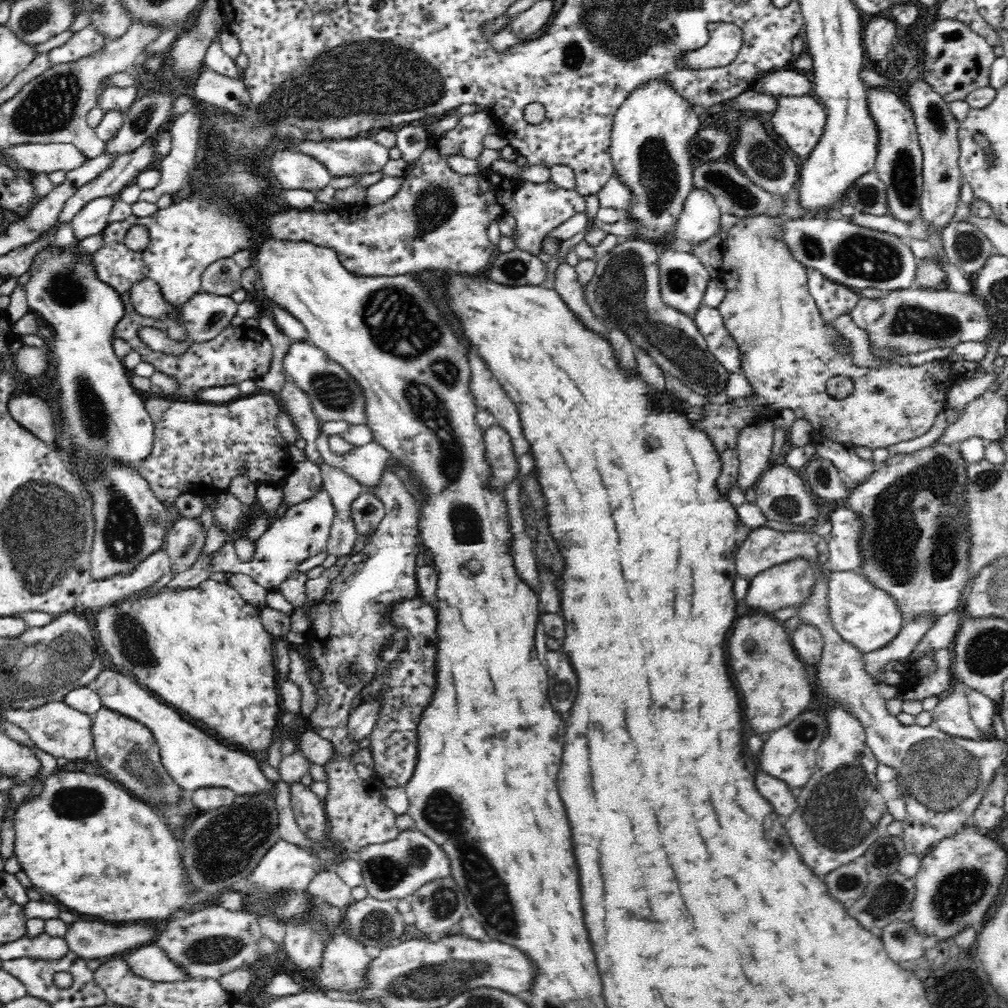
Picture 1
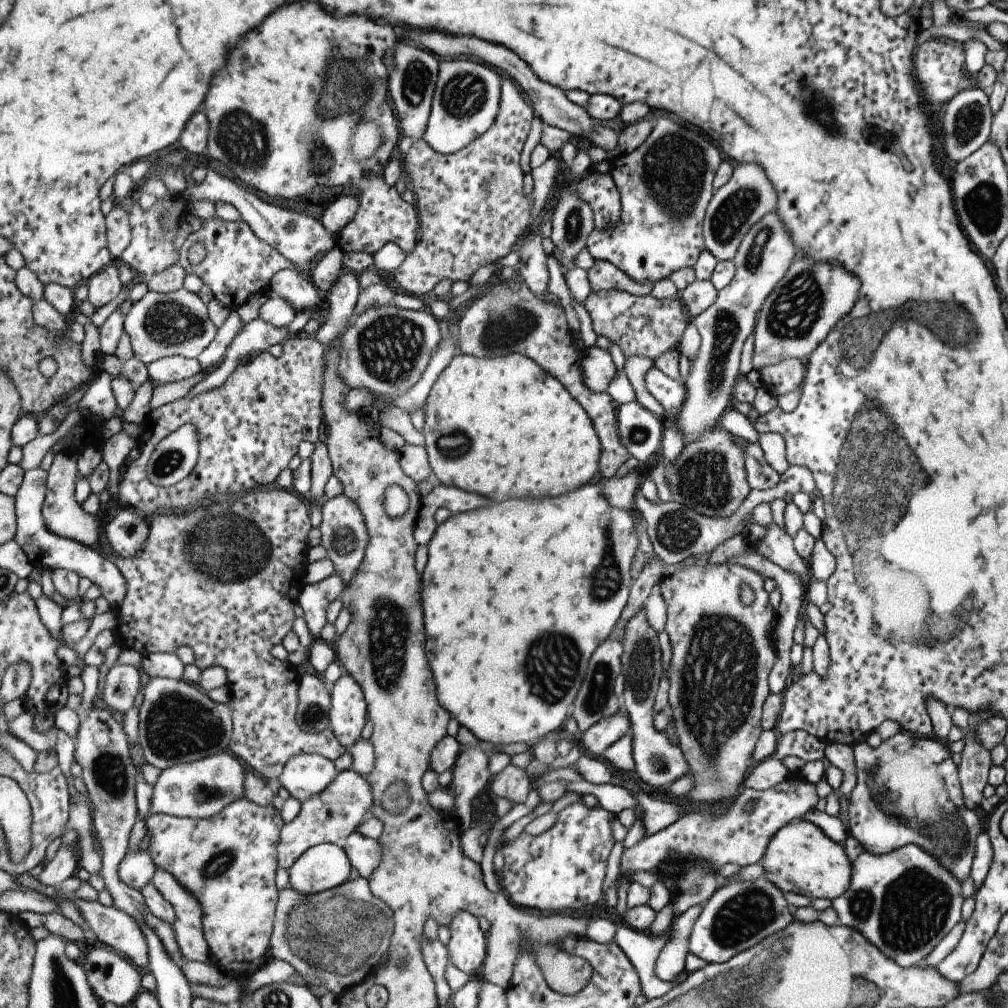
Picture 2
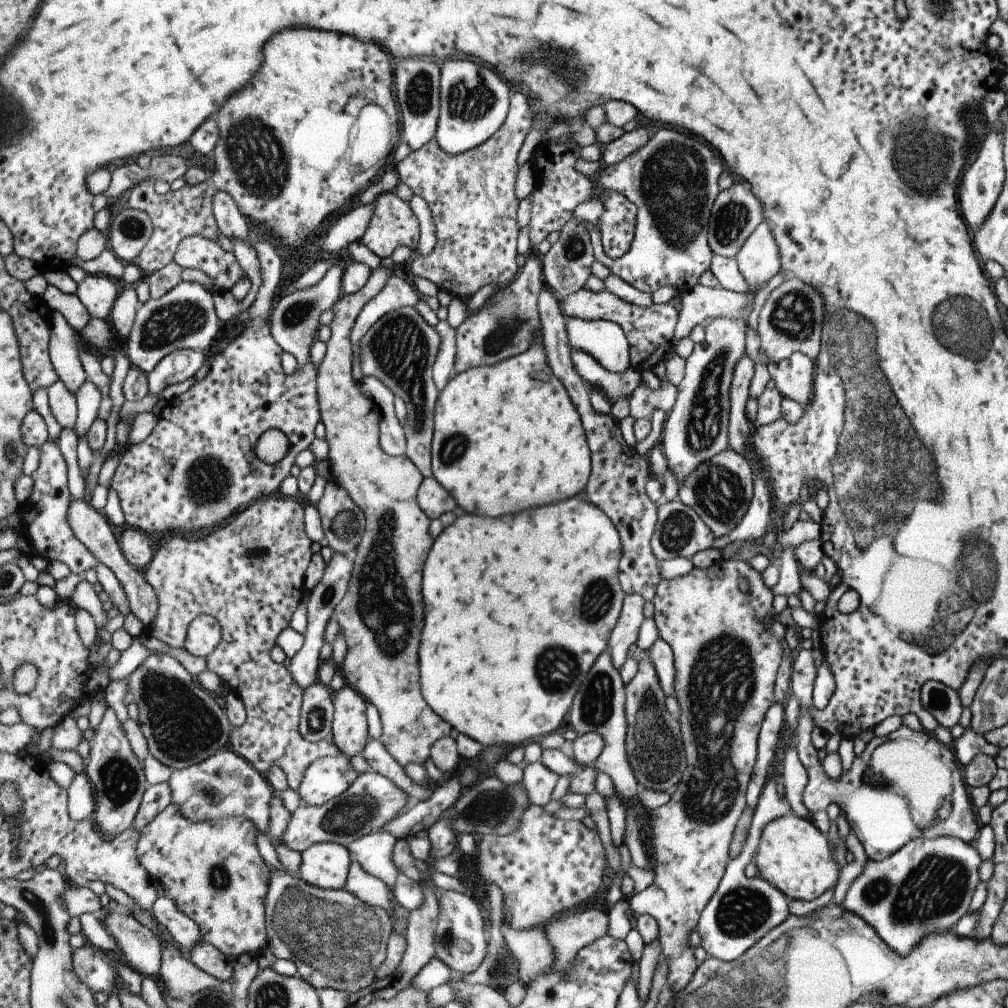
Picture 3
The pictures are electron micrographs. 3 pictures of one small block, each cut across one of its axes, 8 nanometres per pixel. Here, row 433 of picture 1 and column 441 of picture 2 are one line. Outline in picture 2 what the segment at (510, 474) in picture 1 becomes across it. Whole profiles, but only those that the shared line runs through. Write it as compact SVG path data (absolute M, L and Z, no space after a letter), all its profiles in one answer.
M437 484L435 490L429 496L423 496L423 506L419 512L419 520L415 526L415 538L419 546L429 546L439 530L439 522L435 514L441 508L453 510L453 514L469 514L475 508L485 508L489 504L489 498L467 492L463 488L453 488L453 486L443 486Z

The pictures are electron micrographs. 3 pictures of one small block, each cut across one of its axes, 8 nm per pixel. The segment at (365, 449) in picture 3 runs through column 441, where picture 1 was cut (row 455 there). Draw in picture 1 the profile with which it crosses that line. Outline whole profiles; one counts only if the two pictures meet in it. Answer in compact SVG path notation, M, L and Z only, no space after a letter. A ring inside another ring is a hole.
M752 216L752 218L744 218L742 222L734 224L734 226L728 230L728 238L726 238L724 244L722 244L722 272L720 272L720 278L724 280L728 292L726 292L724 302L718 306L718 310L722 312L722 316L724 316L724 324L726 324L726 330L728 330L730 338L734 340L734 346L738 348L738 356L740 356L740 378L738 378L736 382L748 386L752 392L750 392L748 396L736 396L736 398L732 396L730 402L726 402L726 404L716 404L716 402L706 404L706 406L702 408L706 416L704 416L702 420L694 420L694 418L692 418L692 420L688 420L688 424L690 424L694 430L706 434L706 438L712 442L712 446L714 446L714 450L716 450L716 454L718 454L718 460L720 460L720 474L718 474L718 478L716 478L716 482L714 482L714 488L716 488L726 500L728 500L728 492L730 492L734 486L738 486L738 478L740 478L738 438L740 438L742 430L746 430L746 428L750 428L750 426L754 426L754 424L758 424L758 422L770 422L780 410L792 410L794 416L796 416L798 420L806 420L806 422L810 422L816 442L820 442L820 440L822 440L822 442L824 442L824 440L832 440L832 442L836 442L836 444L844 444L846 448L866 446L866 448L870 448L870 450L878 450L878 448L886 448L886 446L890 448L890 446L894 446L894 444L898 444L898 442L904 442L904 440L914 440L914 438L924 436L924 434L932 428L936 416L942 414L942 410L946 410L950 388L952 388L954 384L958 384L958 382L964 380L960 374L954 372L954 364L952 364L950 360L932 360L932 362L926 362L926 364L922 364L922 366L900 366L900 364L894 362L894 358L898 358L898 356L904 358L906 354L900 354L898 348L876 348L874 342L870 342L868 352L876 358L876 364L874 364L872 368L870 368L870 366L868 366L868 368L866 368L866 366L856 366L856 354L854 354L854 346L852 346L852 342L850 342L846 336L842 336L842 334L836 330L834 324L826 322L826 318L822 316L822 310L818 308L814 296L810 294L810 288L808 288L808 276L806 276L806 270L808 270L808 268L806 268L804 264L796 262L796 260L790 256L788 248L786 248L780 240L774 238L774 236L778 234L778 228L780 228L782 222L784 222L782 218L770 218L770 216ZM834 376L848 376L848 378L852 378L852 382L854 382L854 392L850 394L850 398L836 400L836 398L832 398L830 394L826 394L826 382L828 382L828 378L834 378Z

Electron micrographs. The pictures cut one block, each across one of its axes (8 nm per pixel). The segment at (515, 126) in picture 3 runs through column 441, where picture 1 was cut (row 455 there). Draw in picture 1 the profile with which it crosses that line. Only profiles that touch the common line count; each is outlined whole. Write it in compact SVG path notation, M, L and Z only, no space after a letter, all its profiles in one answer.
M254 394L254 396L242 396L242 398L238 398L238 400L234 400L234 402L228 402L228 404L208 404L208 402L194 402L194 400L178 400L178 402L170 402L170 400L166 400L164 396L144 396L144 402L146 402L146 410L150 412L150 416L152 416L152 420L154 420L154 444L152 444L152 450L150 450L150 454L144 458L144 460L140 460L140 472L142 472L142 476L150 482L150 488L154 490L154 494L160 498L160 502L164 504L164 502L172 502L172 500L176 500L180 494L186 494L186 492L190 492L190 494L198 494L198 496L218 496L218 492L226 492L230 486L230 480L234 478L234 476L238 476L238 474L246 474L254 484L256 482L260 482L260 484L274 484L274 486L284 486L284 482L288 482L288 478L290 478L290 474L292 474L292 458L290 458L290 452L288 452L288 448L290 448L290 444L284 440L284 436L282 436L282 430L278 428L278 416L282 414L282 412L286 412L282 406L280 406L280 402L278 400L274 400L272 396L268 396L268 394Z

